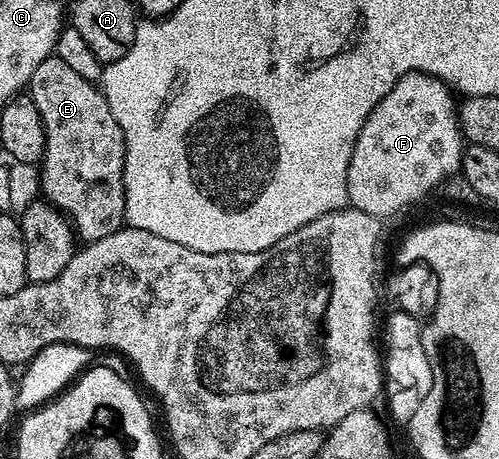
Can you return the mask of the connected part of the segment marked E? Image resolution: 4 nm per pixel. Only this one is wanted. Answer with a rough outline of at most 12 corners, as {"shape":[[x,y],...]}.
{"shape":[[51,57],[45,202],[83,244],[126,218],[126,146],[101,86]]}

